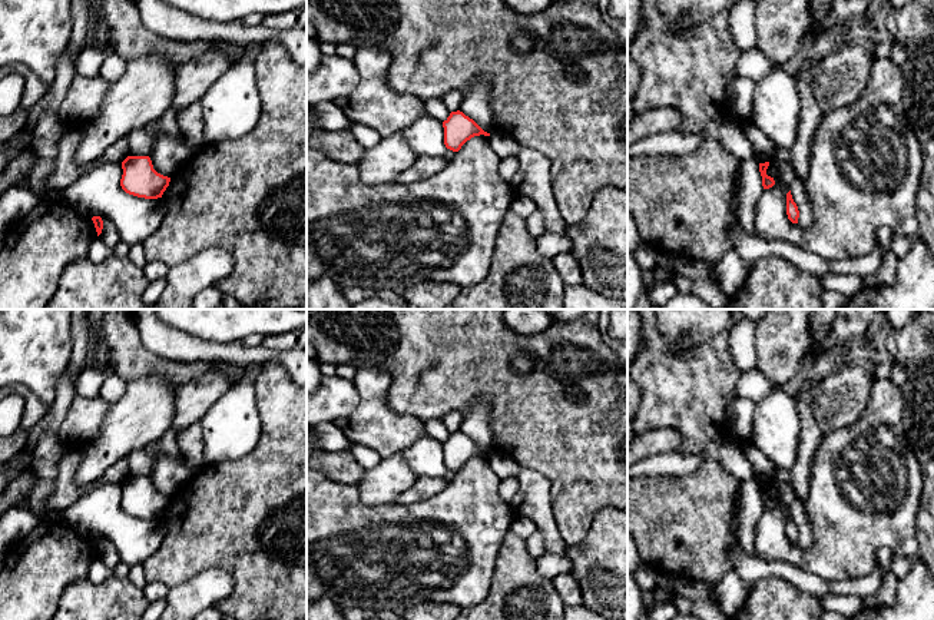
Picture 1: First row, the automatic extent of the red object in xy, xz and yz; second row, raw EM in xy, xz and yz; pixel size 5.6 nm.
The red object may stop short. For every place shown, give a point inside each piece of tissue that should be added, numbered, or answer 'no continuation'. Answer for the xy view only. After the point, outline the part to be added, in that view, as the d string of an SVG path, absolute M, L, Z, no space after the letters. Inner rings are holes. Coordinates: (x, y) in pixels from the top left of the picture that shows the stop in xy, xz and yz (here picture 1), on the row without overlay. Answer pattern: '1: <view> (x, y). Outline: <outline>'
no continuation

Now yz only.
no continuation

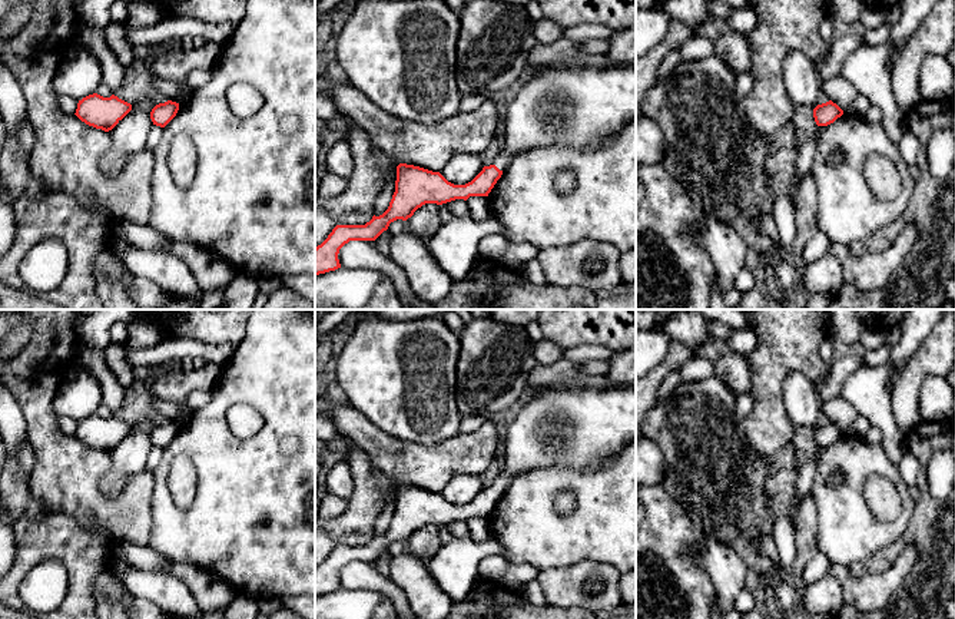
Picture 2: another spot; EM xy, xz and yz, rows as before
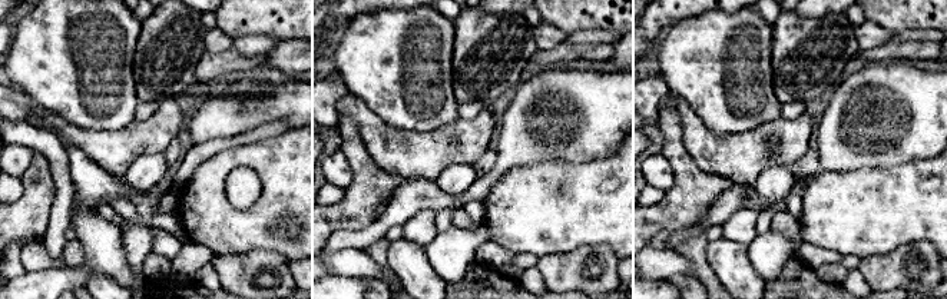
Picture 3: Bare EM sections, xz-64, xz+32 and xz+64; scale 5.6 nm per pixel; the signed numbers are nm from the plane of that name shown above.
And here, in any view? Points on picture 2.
1: xz (580, 429). Outline: M636 385L604 390L550 387L517 413L503 437L504 467L493 486L504 491L515 477L551 467L590 470L636 440Z

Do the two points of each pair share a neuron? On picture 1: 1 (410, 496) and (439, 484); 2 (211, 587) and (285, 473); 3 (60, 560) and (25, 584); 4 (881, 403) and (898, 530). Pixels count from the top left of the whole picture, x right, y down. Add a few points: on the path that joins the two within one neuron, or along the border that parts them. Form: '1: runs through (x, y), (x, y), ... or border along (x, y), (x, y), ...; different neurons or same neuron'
1: runs through (417, 493), (431, 486); same neuron
2: border along (191, 577), (222, 567), (234, 590); different neurons
3: runs through (52, 560), (33, 576); same neuron
4: runs through (878, 434), (897, 473), (900, 499); same neuron

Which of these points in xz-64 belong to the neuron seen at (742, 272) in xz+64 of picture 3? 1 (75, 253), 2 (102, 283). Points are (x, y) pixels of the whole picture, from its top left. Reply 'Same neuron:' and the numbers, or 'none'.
Same neuron: 1, 2

